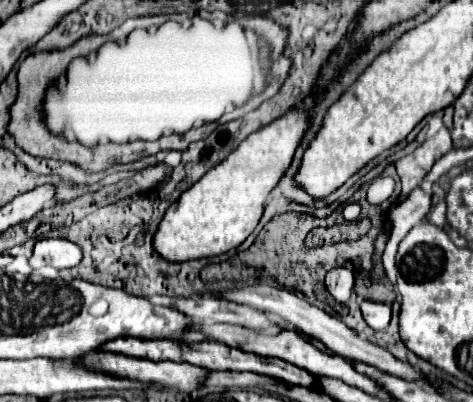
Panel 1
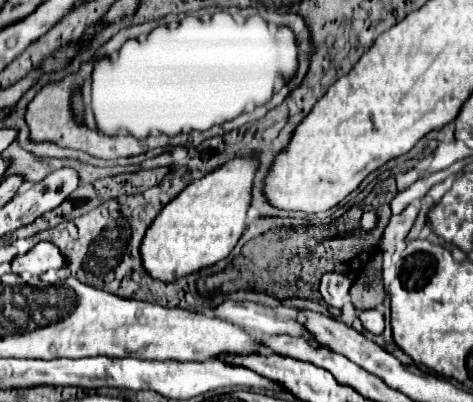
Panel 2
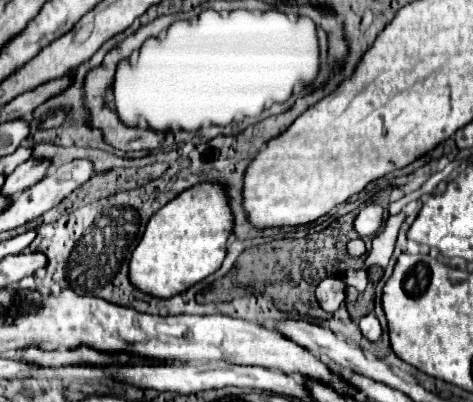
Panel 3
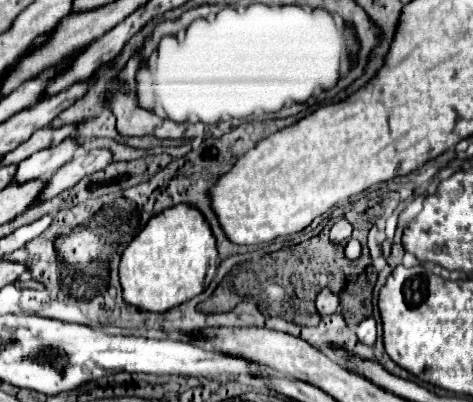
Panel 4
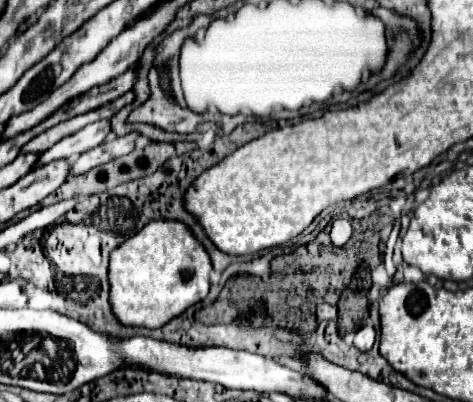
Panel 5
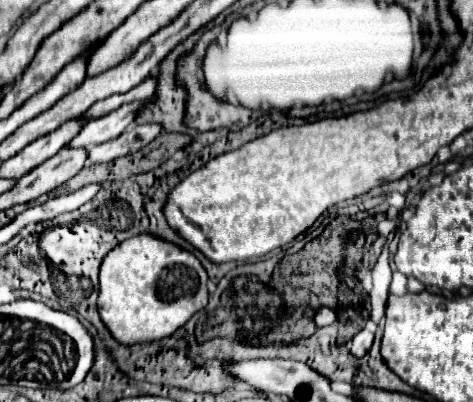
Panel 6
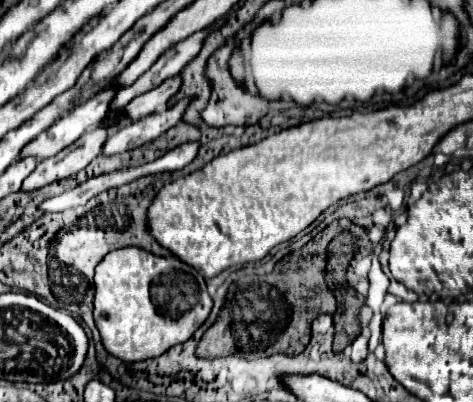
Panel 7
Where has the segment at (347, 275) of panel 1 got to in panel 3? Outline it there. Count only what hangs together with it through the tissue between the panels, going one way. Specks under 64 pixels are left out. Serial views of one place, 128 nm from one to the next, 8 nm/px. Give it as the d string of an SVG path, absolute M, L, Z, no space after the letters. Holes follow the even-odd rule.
M328 276L318 284L316 298L326 312L336 312L346 300L346 284L338 276Z

